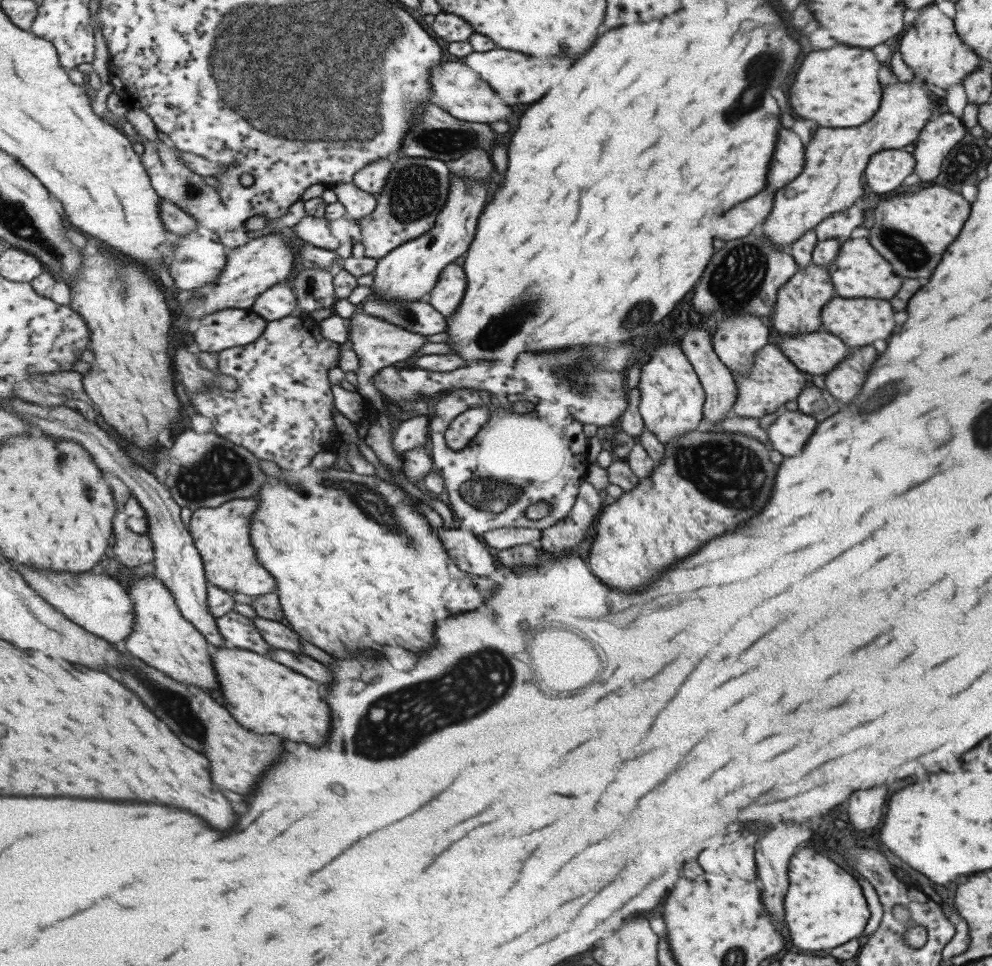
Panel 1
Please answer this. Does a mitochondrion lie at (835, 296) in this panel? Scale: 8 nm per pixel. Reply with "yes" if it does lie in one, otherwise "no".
no

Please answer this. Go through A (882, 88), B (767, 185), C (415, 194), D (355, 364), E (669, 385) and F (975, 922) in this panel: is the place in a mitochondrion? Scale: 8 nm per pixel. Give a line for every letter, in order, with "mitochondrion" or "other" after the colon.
A: other
B: other
C: mitochondrion
D: other
E: other
F: other

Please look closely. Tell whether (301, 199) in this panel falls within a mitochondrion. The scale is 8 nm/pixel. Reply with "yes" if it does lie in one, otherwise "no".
no

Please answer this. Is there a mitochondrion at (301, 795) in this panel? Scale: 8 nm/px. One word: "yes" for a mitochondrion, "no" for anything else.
no

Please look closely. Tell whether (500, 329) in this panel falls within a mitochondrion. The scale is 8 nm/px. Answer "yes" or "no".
yes

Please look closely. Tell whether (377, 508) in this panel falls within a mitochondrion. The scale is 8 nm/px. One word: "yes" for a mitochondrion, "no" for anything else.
yes

